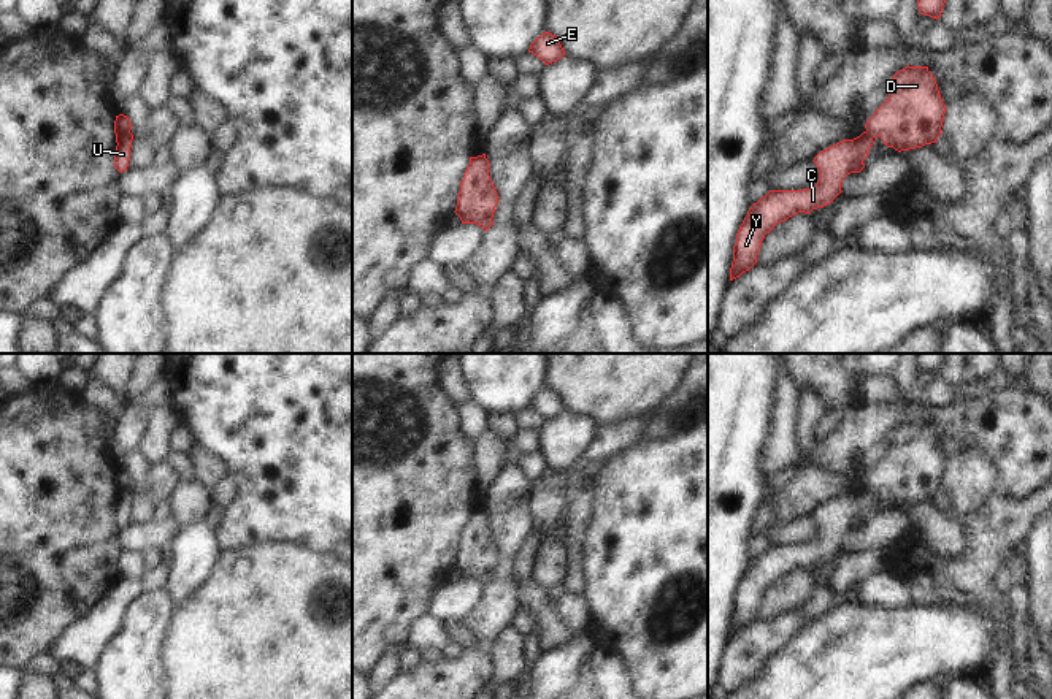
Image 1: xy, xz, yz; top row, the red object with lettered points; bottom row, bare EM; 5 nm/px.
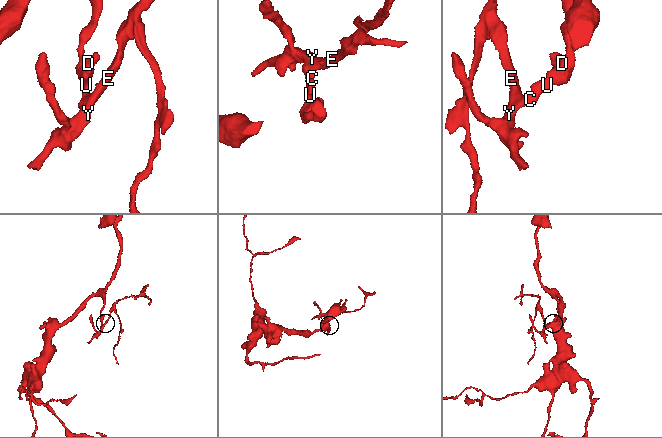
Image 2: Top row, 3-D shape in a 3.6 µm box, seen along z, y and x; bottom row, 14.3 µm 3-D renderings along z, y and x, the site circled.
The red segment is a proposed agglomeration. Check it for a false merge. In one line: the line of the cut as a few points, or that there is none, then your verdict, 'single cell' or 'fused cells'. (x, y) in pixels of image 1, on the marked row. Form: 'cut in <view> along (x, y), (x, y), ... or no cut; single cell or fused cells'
cut in xy along (129, 132), (116, 135); fused cells

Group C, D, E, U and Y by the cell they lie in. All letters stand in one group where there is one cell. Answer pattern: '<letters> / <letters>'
C E U Y / D

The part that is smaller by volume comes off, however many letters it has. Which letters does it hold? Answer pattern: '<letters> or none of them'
C, E, U, Y

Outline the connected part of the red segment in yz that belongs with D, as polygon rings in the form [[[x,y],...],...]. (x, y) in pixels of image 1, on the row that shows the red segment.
[[[904,67],[897,71],[889,84],[889,97],[866,120],[865,128],[871,138],[881,138],[887,147],[909,151],[936,143],[941,135],[946,105],[928,67]]]

